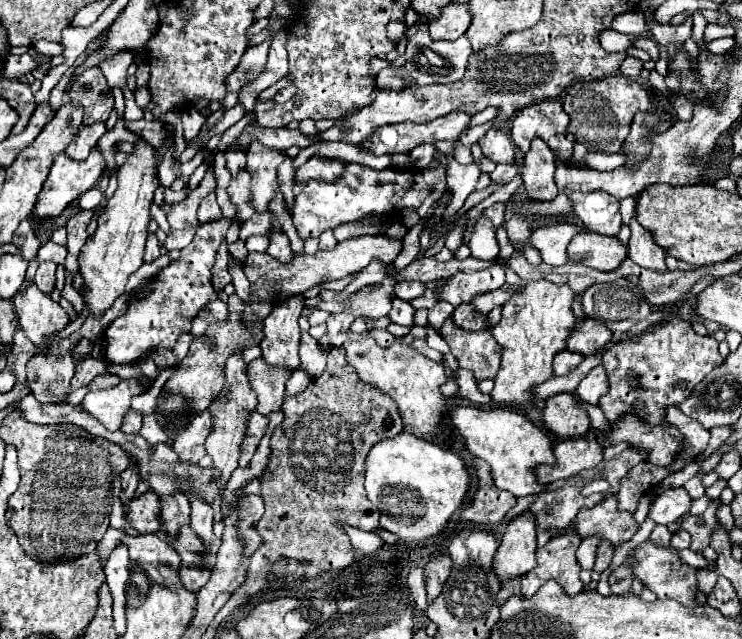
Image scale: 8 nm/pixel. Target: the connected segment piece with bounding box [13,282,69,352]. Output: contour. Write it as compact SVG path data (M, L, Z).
M31 282L27 290L17 292L13 296L13 304L27 338L37 346L37 350L43 352L47 350L43 336L65 328L69 322L67 312L61 308L61 304L55 302L49 294L41 292L35 282Z

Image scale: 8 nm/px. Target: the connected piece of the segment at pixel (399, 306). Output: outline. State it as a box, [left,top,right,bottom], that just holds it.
[389,297,415,326]

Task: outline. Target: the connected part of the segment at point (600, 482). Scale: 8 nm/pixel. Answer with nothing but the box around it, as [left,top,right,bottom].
[583,478,609,496]

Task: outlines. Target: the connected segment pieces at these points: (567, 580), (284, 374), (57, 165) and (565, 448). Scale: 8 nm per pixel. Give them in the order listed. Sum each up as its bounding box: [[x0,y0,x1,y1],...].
[[521,534,583,598],[249,358,291,416],[35,146,107,220],[535,438,603,484]]

